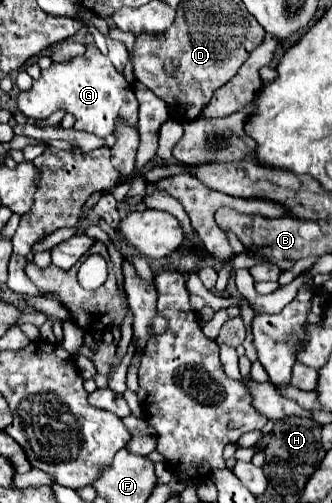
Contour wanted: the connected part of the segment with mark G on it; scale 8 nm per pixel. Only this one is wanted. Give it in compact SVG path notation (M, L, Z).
M88 44L84 54L68 62L52 62L52 66L42 70L40 78L32 82L30 90L18 94L16 102L18 110L34 120L46 120L52 112L66 110L76 116L76 130L92 132L102 138L114 132L118 120L132 126L136 126L138 120L138 102L132 84L118 74L114 64L96 48L96 44Z

